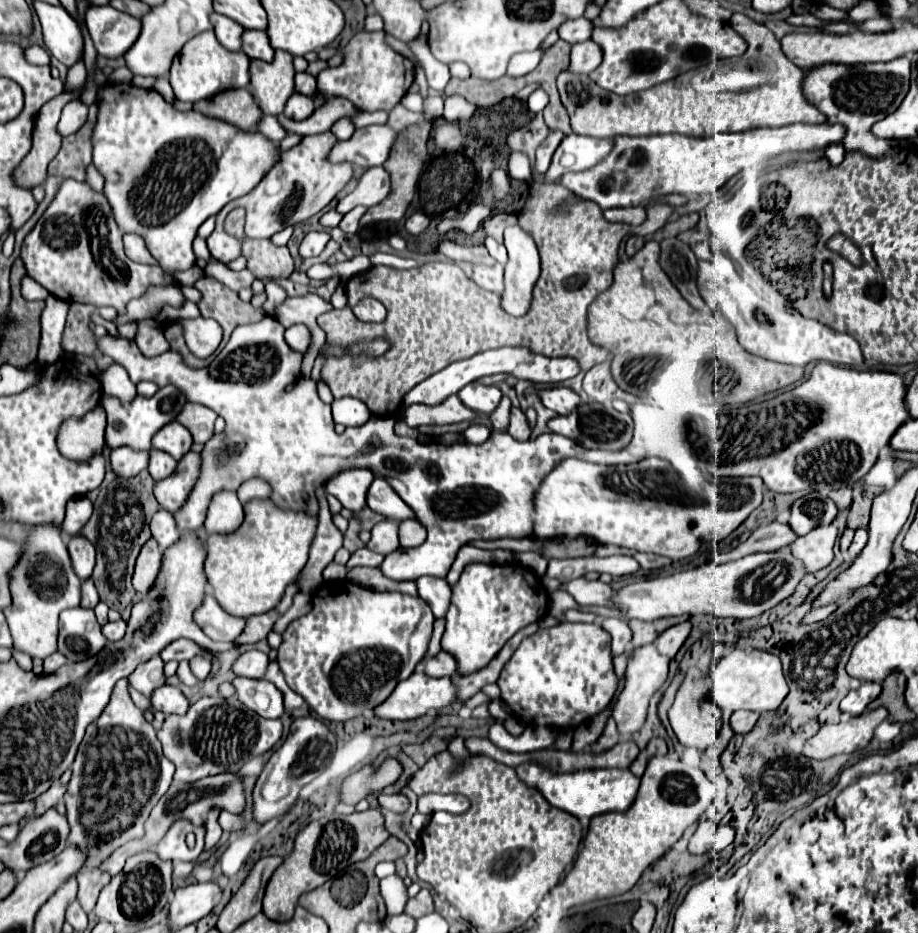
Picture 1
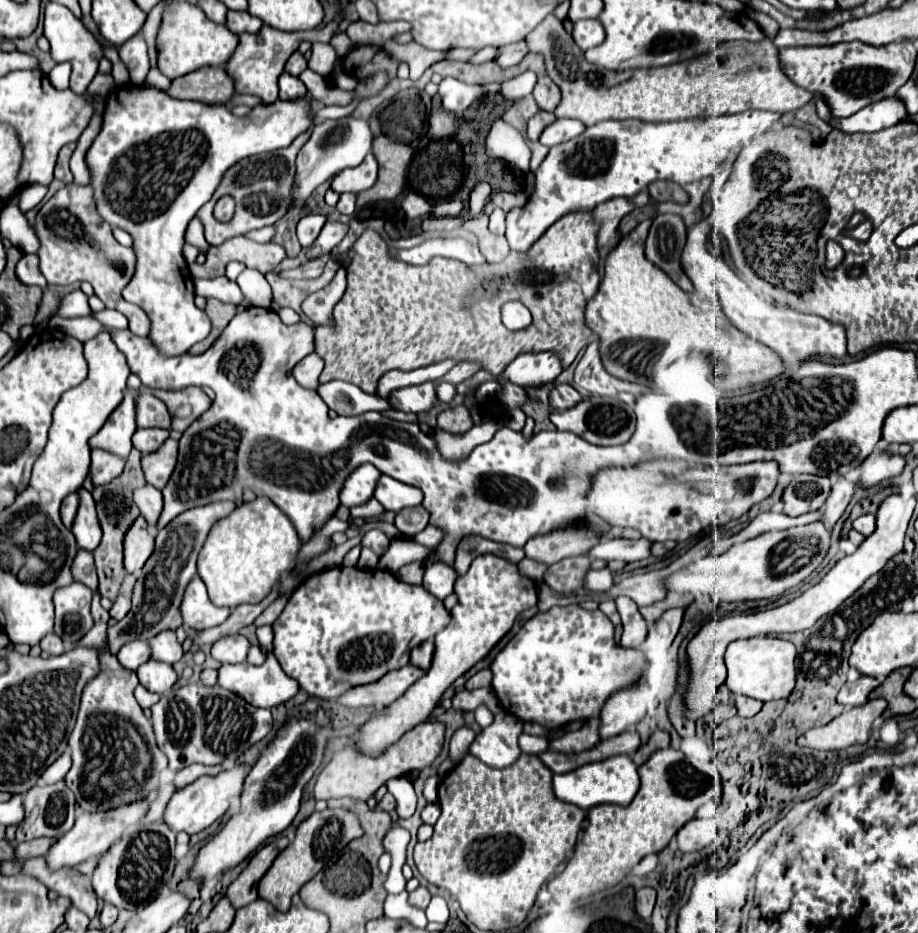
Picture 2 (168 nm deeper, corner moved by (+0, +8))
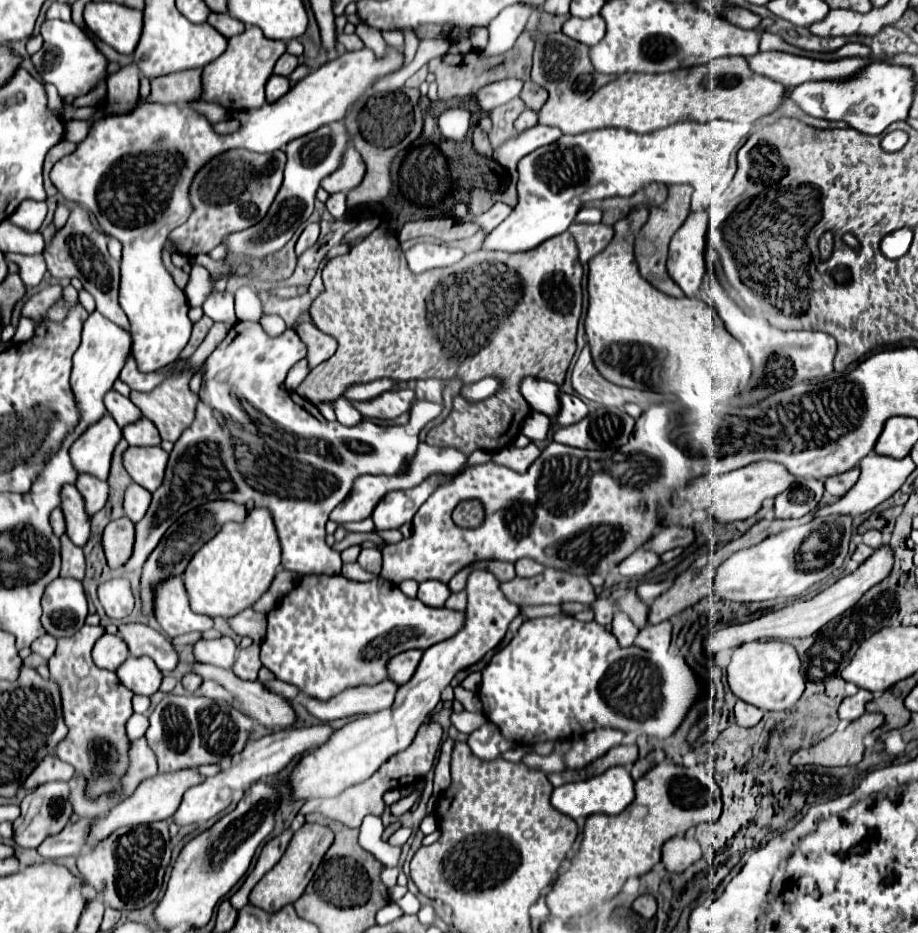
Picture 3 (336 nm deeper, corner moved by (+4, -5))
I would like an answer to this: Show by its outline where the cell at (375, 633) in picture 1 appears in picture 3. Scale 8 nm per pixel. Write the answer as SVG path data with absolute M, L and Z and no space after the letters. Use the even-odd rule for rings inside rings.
M303 575L297 581L297 585L279 601L279 605L267 613L267 635L265 635L263 643L261 643L261 663L269 671L273 671L277 675L277 679L297 685L305 695L311 695L311 697L317 697L317 699L329 699L329 697L333 697L333 695L337 695L337 693L341 693L341 691L345 691L349 687L381 683L383 679L387 679L387 667L385 665L393 655L403 653L407 649L429 649L431 645L453 637L461 627L463 627L463 611L453 611L453 609L447 609L447 607L439 607L439 609L427 607L419 599L407 597L397 585L385 581L383 577L375 577L375 579L367 581L367 583L359 583L359 581L345 579L343 575Z

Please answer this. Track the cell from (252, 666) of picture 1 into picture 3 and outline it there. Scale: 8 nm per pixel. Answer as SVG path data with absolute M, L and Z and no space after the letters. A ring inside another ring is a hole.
M219 637L219 639L199 639L193 645L193 655L201 663L211 663L215 667L231 669L237 657L237 645L231 637Z

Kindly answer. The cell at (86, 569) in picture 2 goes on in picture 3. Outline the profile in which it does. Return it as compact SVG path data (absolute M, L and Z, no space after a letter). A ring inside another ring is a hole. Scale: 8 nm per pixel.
M61 535L61 575L83 579L85 577L85 559L81 547L73 545L67 535Z

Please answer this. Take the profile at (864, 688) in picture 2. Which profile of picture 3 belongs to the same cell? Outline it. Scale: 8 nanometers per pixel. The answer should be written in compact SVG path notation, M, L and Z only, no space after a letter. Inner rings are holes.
M859 689L857 695L843 699L841 707L839 707L839 719L845 721L855 721L865 713L865 705L873 699L873 693L867 689Z

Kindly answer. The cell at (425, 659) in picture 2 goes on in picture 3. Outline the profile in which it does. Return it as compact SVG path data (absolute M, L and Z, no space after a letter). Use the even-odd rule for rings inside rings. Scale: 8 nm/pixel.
M411 649L411 651L403 651L403 653L395 655L391 659L391 663L387 663L389 679L395 681L397 685L407 683L411 679L411 675L415 673L421 655L423 655L423 651L419 651L419 649Z

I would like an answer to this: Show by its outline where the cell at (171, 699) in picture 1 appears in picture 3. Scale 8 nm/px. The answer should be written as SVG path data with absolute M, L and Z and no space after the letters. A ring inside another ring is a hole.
M129 657L117 667L115 673L127 689L147 697L159 689L163 677L161 671L155 667L155 663L147 657L139 657L139 659Z

